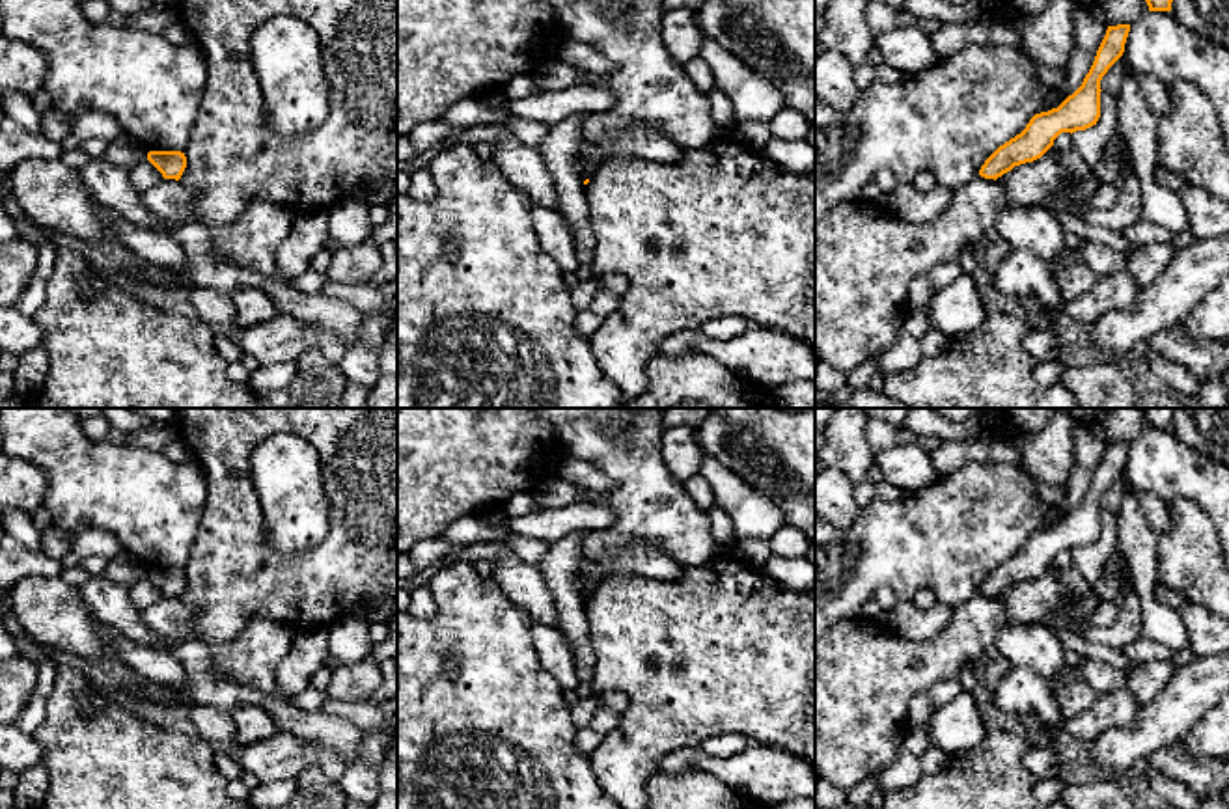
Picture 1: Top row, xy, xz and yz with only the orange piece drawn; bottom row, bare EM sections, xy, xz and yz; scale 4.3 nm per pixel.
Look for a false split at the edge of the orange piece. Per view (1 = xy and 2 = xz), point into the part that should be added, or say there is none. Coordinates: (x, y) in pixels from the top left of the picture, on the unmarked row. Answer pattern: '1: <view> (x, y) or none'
1: none
2: none

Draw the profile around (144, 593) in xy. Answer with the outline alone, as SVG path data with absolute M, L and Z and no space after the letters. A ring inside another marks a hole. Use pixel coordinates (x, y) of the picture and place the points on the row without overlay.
M144 578L129 587L129 596L138 610L145 610L160 600L164 595L149 578Z

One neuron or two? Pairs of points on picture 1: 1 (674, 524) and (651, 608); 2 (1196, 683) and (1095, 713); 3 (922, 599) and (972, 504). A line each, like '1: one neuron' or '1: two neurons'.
1: two neurons
2: two neurons
3: two neurons

